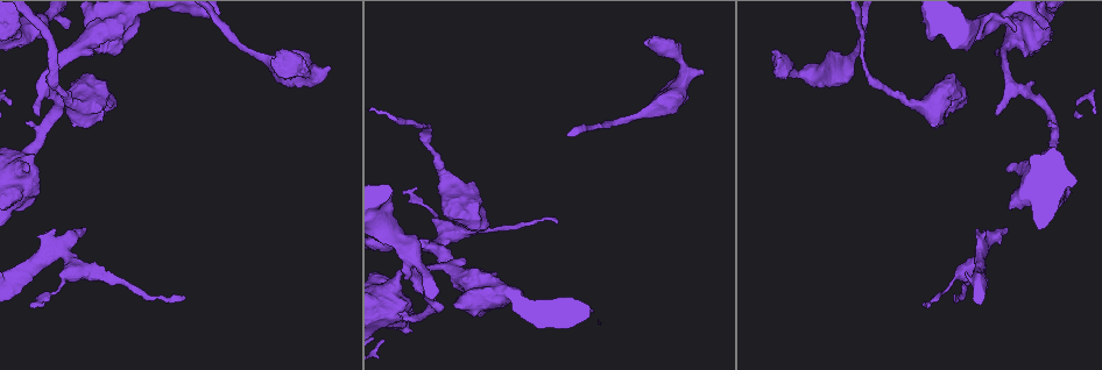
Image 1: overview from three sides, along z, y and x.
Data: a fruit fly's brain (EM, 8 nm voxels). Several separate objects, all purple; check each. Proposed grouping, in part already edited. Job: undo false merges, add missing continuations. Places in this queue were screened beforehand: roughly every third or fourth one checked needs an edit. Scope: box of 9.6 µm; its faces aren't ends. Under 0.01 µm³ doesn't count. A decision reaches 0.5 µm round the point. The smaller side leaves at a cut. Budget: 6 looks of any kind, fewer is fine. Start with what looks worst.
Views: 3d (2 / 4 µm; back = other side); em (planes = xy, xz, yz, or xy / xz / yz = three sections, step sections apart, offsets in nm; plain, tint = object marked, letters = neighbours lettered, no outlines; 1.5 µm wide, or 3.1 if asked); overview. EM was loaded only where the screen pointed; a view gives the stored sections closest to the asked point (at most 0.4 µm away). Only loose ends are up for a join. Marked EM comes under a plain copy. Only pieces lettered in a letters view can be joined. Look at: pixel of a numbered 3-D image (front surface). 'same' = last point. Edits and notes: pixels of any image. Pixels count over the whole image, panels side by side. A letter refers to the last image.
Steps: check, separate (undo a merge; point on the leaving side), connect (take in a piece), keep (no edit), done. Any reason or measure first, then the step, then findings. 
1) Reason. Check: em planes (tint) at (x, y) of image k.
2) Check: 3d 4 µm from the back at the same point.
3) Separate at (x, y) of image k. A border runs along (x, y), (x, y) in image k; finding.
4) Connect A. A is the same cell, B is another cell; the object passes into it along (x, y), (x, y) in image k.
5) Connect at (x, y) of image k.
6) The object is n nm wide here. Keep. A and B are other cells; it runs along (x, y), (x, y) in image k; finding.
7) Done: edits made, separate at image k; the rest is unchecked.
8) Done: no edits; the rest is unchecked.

Stops while still wide. Check: 3d 4 µm at (117, 104) of image 1.

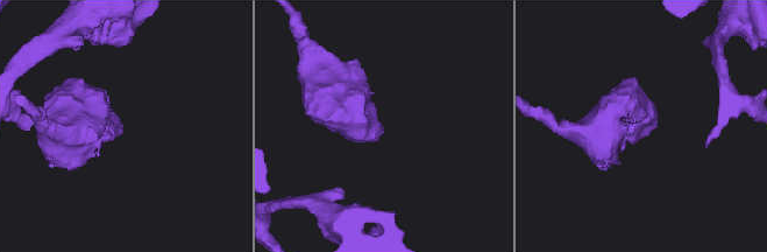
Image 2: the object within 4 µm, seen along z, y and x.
Shape alone is not enough. Check: em xy step 4 (tint) at (649, 126) of image 2.

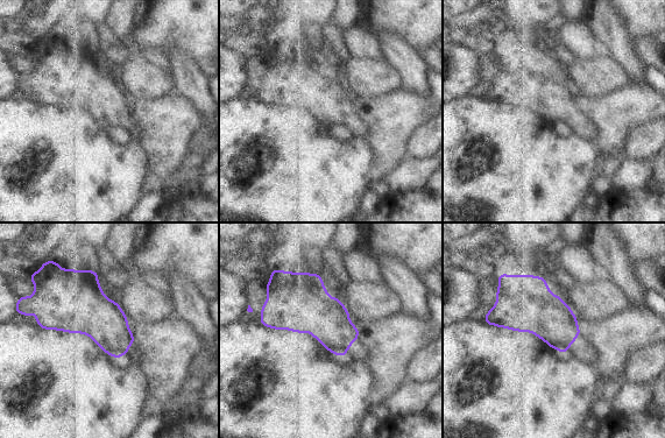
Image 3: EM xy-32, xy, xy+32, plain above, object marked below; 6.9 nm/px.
Check: em xz step 4 (letters) at the same point.

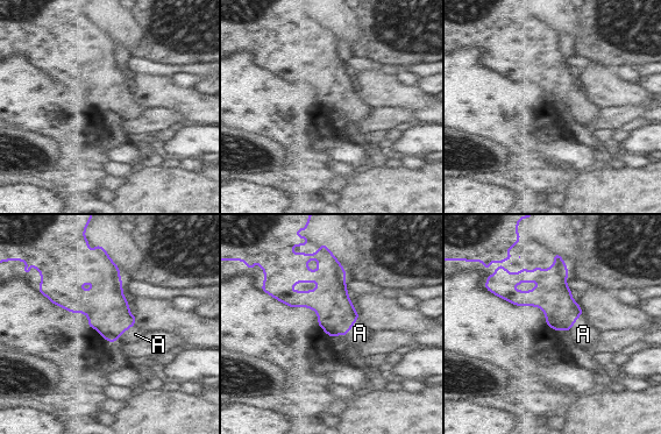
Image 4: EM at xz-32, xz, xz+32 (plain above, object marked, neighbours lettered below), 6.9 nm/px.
The longest contact is with A, 170 nm. Connect A. A is the same cell; the neuron continues.

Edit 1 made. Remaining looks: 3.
Free end. Check: 3d 2 µm at (975, 234) of image 1.

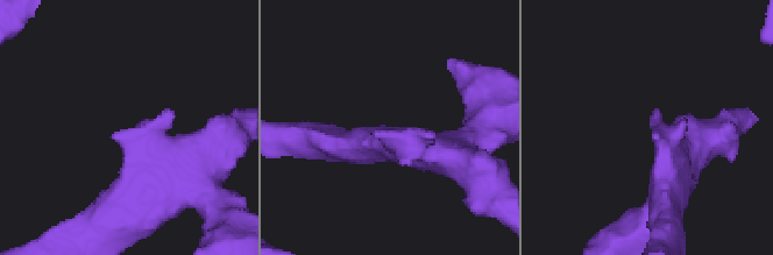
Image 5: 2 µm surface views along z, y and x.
Check: em planes (letters) at (113, 134) of image 5.

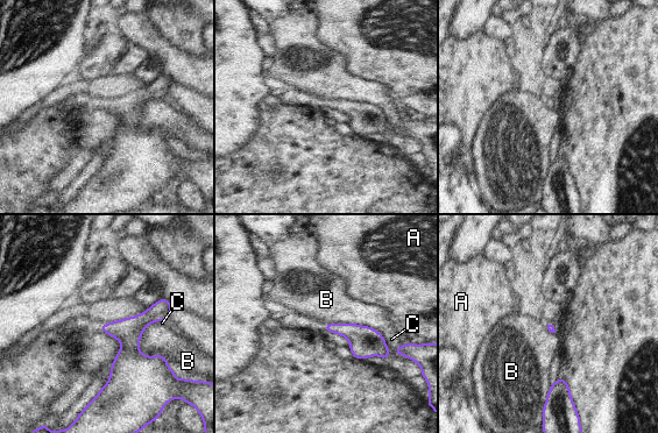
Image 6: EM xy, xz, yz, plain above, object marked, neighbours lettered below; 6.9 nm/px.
Keep. A, B and C are other cells; it runs along (163, 302), (129, 335), (129, 373), (108, 396) in image 6; none of them fits.

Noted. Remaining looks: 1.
Done: edits made, connect at image 4; the rest is unchecked.

